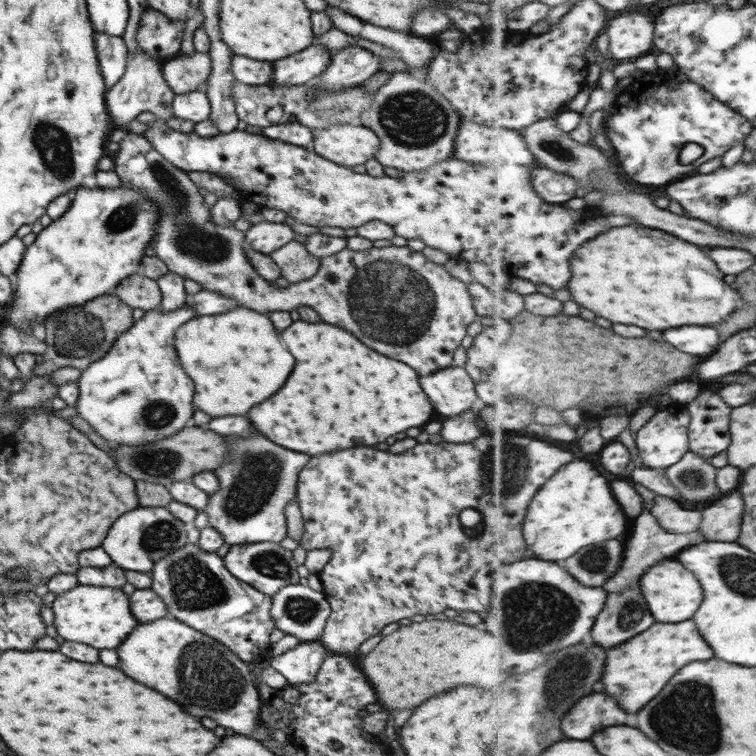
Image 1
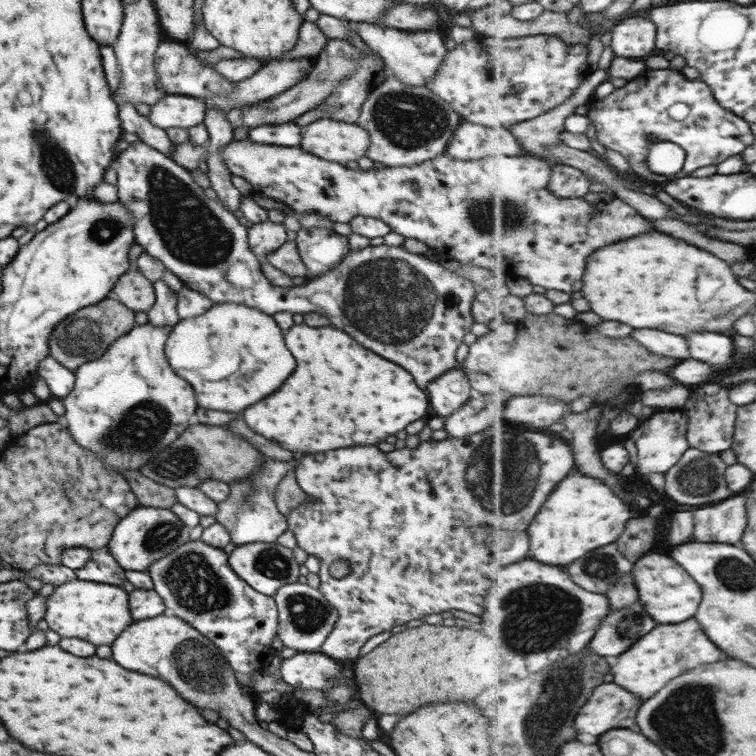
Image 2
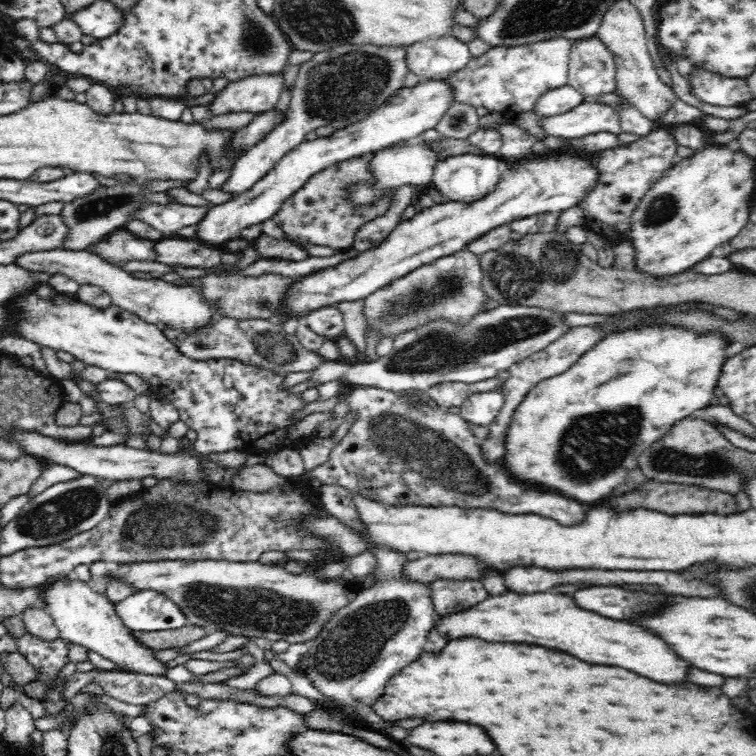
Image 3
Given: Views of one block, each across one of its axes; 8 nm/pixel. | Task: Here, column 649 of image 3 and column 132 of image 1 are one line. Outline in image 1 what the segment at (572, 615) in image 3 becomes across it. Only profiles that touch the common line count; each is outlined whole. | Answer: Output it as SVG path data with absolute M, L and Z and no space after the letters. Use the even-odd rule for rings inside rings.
M161 617L146 623L138 623L133 632L129 632L127 638L117 646L117 656L119 656L117 668L121 668L123 674L129 674L129 678L165 694L169 700L177 702L187 714L193 714L197 718L207 716L215 720L219 726L231 728L241 736L251 736L255 732L259 704L262 704L257 686L251 680L249 665L241 662L221 642L193 630L184 622Z

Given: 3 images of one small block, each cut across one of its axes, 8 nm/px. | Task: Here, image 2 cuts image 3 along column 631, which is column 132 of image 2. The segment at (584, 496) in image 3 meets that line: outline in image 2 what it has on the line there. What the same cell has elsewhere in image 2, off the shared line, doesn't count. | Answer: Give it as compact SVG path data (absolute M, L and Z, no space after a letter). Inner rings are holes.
M148 322L134 325L129 332L116 338L105 349L105 354L73 370L73 388L61 399L65 409L62 416L73 442L83 451L94 454L106 468L113 468L115 472L141 468L153 456L153 452L145 450L163 450L171 444L185 430L187 420L197 408L191 386L173 374L165 358L165 341L171 329L173 326L151 326Z

